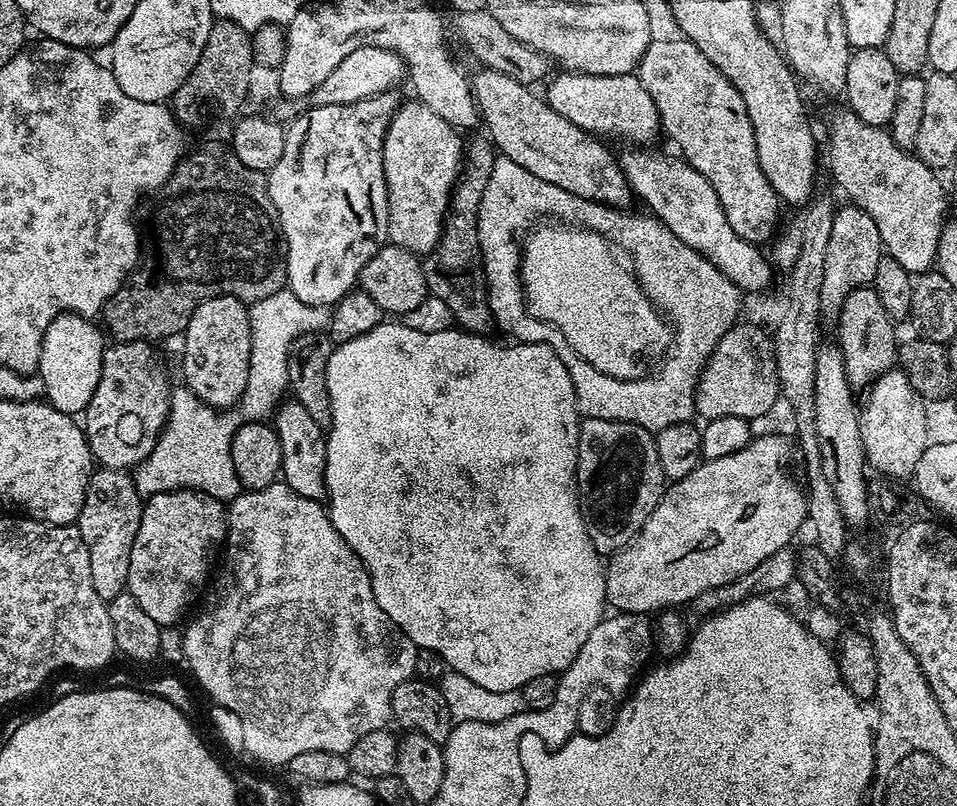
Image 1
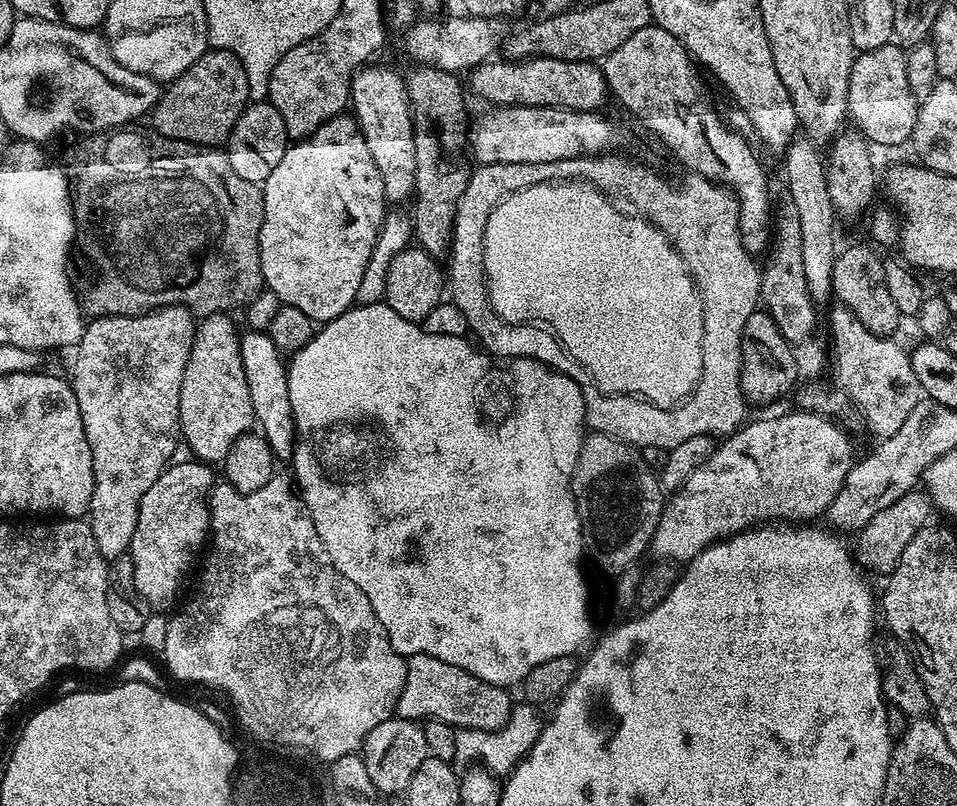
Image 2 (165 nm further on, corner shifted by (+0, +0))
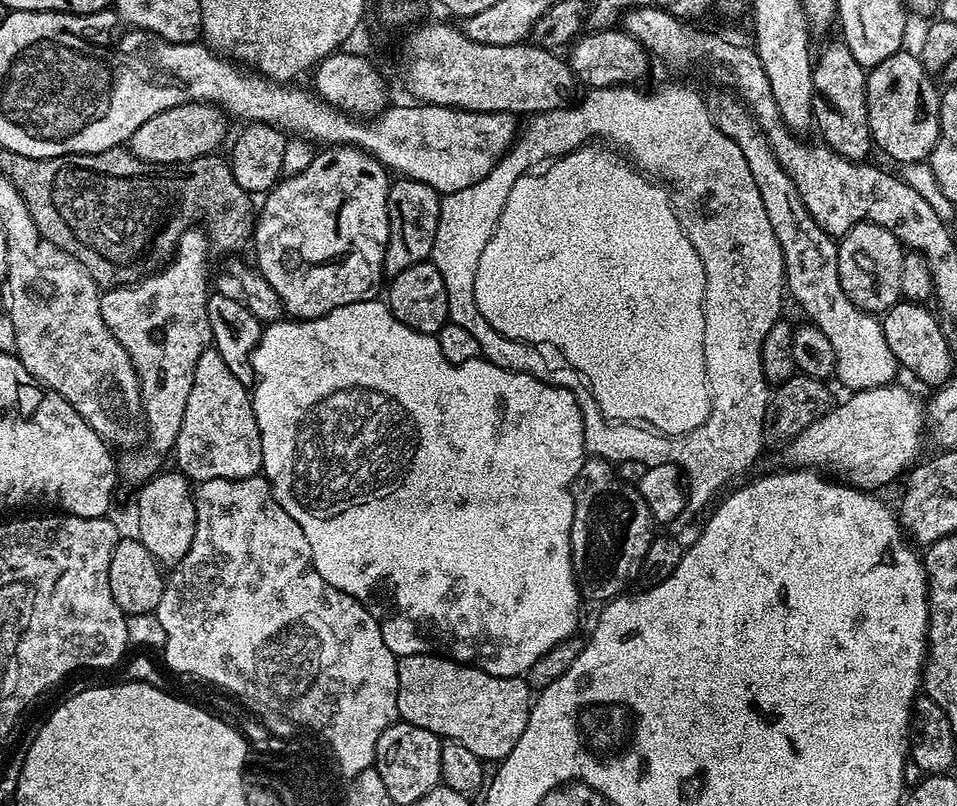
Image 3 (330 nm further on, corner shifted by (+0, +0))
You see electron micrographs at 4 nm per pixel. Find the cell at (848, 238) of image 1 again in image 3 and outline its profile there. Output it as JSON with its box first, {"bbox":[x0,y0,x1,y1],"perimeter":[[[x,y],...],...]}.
{"bbox":[812,38,873,162],"perimeter":[[[835,38],[825,46],[821,52],[817,51],[814,56],[812,66],[812,81],[814,91],[812,91],[812,115],[815,127],[820,127],[819,139],[827,144],[833,152],[844,156],[848,160],[857,162],[863,161],[868,151],[873,151],[872,131],[868,121],[868,103],[866,102],[866,90],[868,89],[868,72],[850,54],[850,50],[843,42],[843,39]]]}

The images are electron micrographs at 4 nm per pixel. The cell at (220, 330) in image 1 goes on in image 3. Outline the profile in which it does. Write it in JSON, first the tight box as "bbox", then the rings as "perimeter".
{"bbox":[175,346,263,482],"perimeter":[[[210,346],[204,351],[202,358],[198,358],[198,366],[194,366],[194,386],[190,386],[186,414],[182,414],[175,456],[175,467],[192,482],[214,478],[241,480],[255,476],[263,469],[262,442],[249,385],[234,378],[230,366],[226,366],[215,347]]]}

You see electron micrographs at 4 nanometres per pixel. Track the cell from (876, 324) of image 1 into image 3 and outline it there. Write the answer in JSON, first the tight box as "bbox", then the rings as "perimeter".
{"bbox":[838,224,906,314],"perimeter":[[[855,224],[838,240],[838,278],[842,290],[863,310],[873,314],[888,312],[900,303],[902,262],[906,249],[889,228],[877,224]]]}

